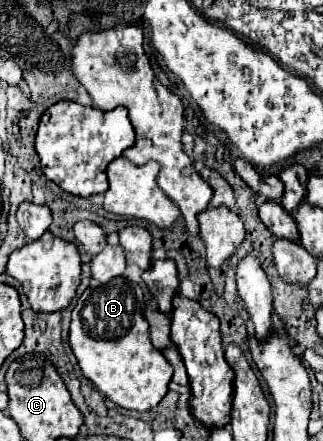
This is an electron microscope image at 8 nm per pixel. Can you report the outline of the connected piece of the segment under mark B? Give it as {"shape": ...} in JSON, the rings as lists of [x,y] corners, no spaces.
{"shape":[[[116,277],[96,289],[88,287],[72,311],[70,345],[84,377],[110,401],[118,403],[118,407],[142,413],[156,407],[168,393],[172,367],[150,343],[144,319],[144,295],[134,281]]]}

